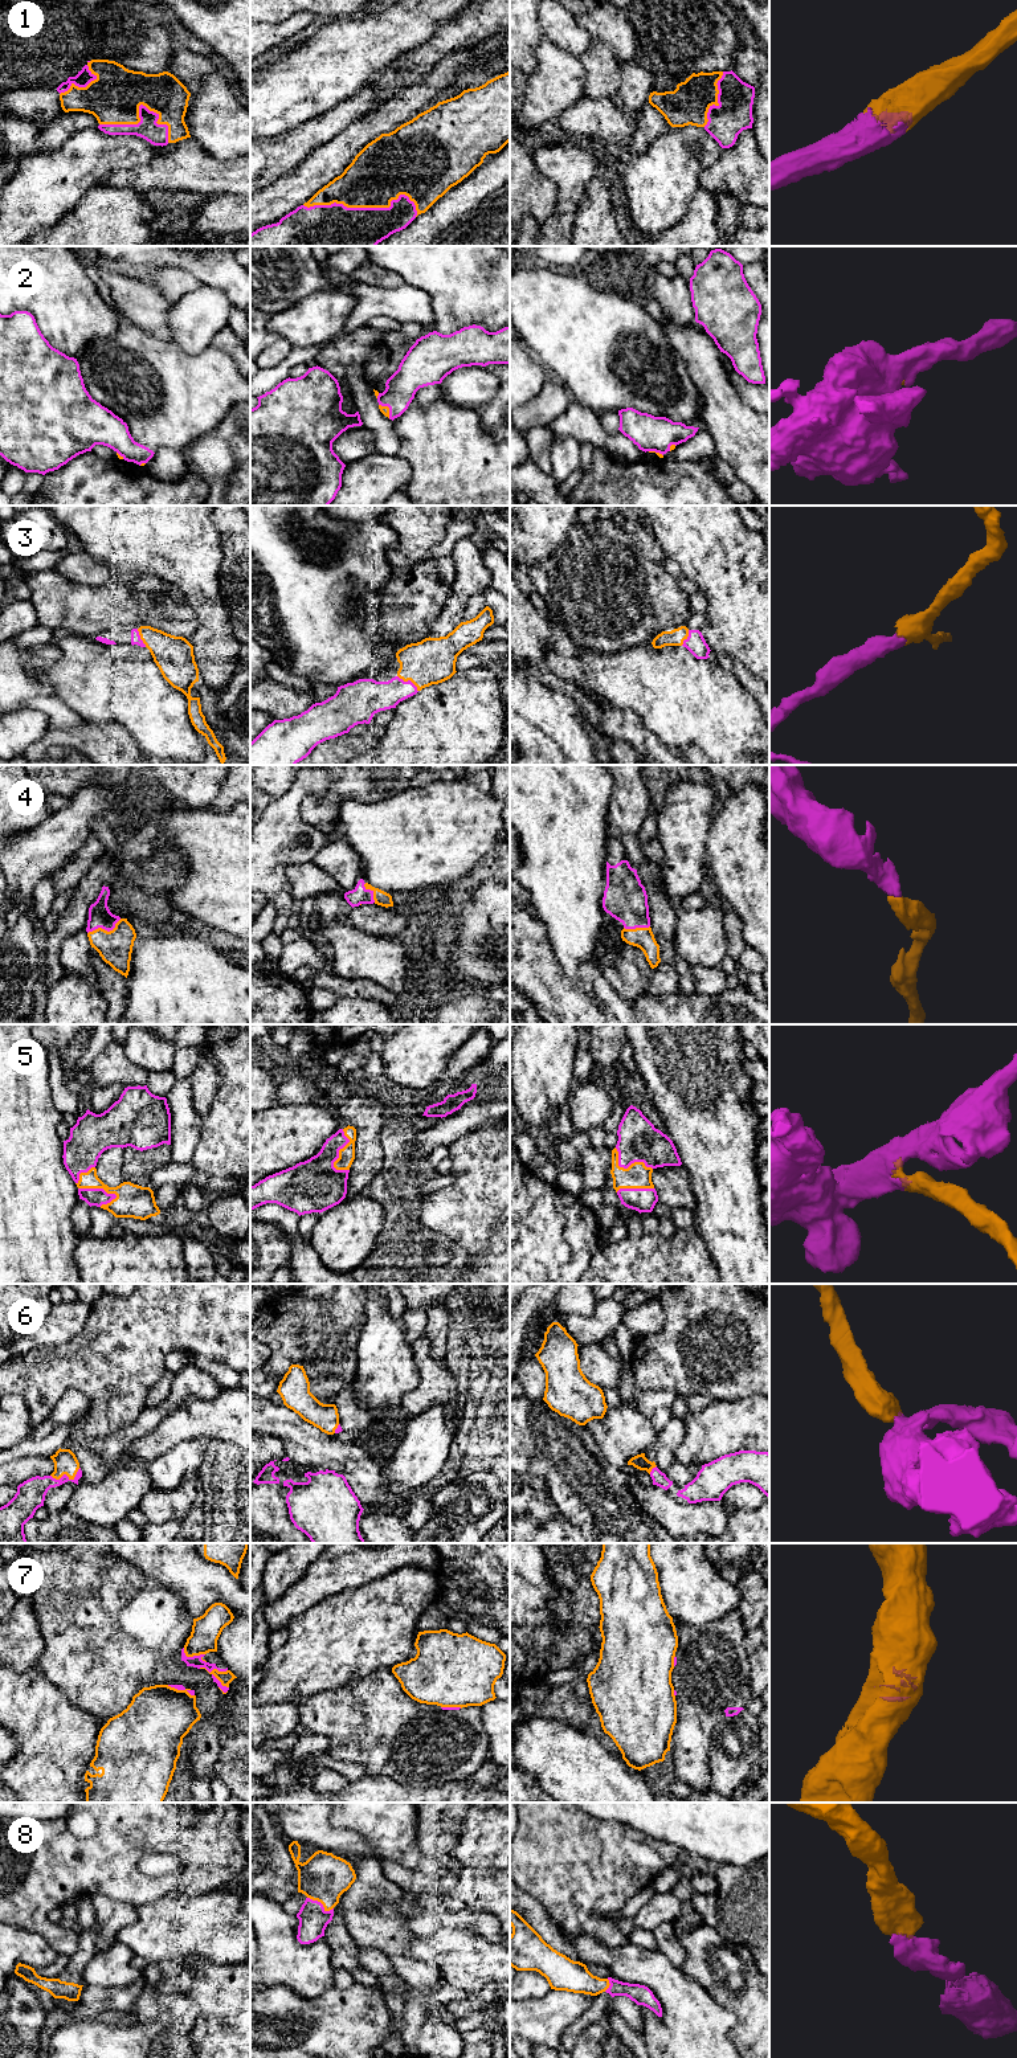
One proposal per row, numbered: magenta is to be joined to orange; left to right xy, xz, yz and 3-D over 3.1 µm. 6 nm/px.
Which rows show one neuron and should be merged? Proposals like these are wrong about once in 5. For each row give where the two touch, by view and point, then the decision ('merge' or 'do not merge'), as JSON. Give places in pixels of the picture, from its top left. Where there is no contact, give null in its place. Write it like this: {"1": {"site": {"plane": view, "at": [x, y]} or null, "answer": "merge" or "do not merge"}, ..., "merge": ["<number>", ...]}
{"1": {"site": {"plane": "xz", "at": [366, 207]}, "answer": "merge"}, "2": {"site": {"plane": "xz", "at": [388, 408]}, "answer": "merge"}, "3": {"site": {"plane": "xz", "at": [409, 679]}, "answer": "merge"}, "4": {"site": {"plane": "xy", "at": [105, 931]}, "answer": "merge"}, "5": {"site": {"plane": "xy", "at": [98, 1187]}, "answer": "merge"}, "6": {"site": {"plane": "xy", "at": [66, 1475]}, "answer": "merge"}, "7": {"site": {"plane": "xy", "at": [213, 1674]}, "answer": "do not merge"}, "8": {"site": {"plane": "xz", "at": [321, 1902]}, "answer": "merge"}, "merge": ["1", "2", "3", "4", "5", "6", "8"]}

